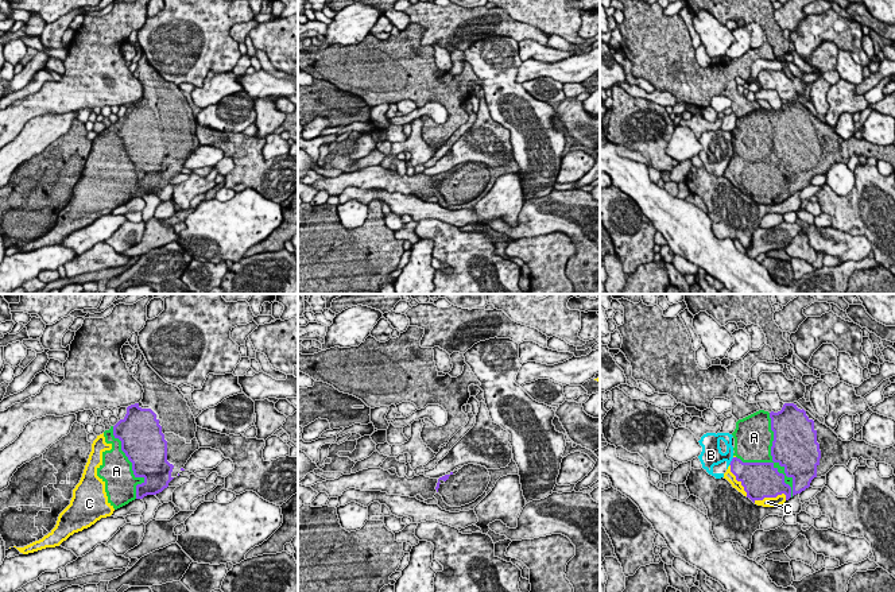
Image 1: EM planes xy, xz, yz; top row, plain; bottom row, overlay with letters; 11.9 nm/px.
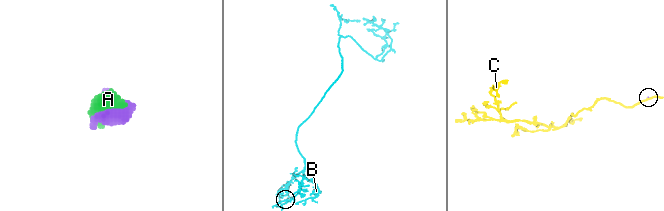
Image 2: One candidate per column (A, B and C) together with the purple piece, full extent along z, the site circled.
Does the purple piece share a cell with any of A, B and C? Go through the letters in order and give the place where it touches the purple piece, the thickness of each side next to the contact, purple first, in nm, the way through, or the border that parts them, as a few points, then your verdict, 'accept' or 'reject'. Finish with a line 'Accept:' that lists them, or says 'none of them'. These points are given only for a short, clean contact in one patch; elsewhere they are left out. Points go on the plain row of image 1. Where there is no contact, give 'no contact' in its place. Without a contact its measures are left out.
A: contact yz (771, 153); calibres 460 and 420 nm; accept
B: contact yz (731, 159); calibres 260 and 240 nm; reject
C: contact yz (770, 194); calibres 420 and 130 nm; accept
Accept: A, C

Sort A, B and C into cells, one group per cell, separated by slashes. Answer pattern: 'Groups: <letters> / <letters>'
Groups: A C / B

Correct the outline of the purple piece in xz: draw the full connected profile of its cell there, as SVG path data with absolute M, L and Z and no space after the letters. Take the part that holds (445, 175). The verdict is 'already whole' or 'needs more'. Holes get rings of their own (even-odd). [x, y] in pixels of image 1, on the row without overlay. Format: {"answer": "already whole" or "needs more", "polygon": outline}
{"answer": "needs more", "polygon": "M468 162L438 177L437 191L450 205L461 205L474 200L484 191L491 179L485 165Z"}

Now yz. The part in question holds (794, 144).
{"answer": "needs more", "polygon": "M798 100L784 101L778 111L759 108L736 120L733 156L724 171L733 186L755 202L775 205L810 185L814 175L826 174L834 163L851 156L886 160L895 173L895 146L872 144L865 139L842 139L830 125L815 117Z"}

